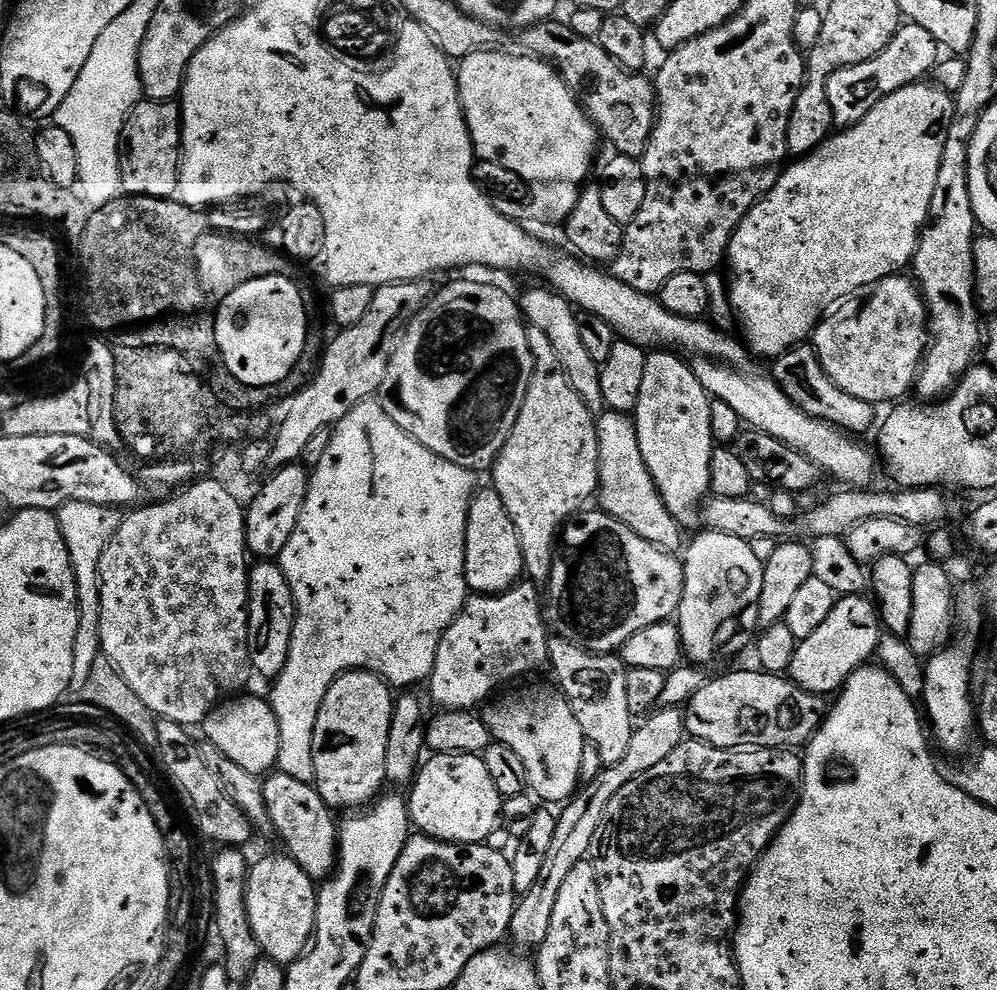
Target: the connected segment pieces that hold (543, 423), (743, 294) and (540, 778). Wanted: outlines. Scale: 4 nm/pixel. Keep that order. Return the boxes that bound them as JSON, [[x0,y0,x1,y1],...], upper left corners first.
[[490,327,600,586],[726,82,953,358],[482,688,586,806]]

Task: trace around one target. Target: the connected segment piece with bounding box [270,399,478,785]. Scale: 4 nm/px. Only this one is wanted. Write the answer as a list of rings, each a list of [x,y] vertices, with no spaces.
[[[375,399],[364,400],[358,406],[354,406],[354,410],[350,410],[350,414],[346,414],[346,418],[342,418],[340,423],[332,428],[332,437],[330,438],[330,447],[326,449],[326,455],[322,457],[322,462],[318,462],[318,466],[311,469],[310,479],[308,481],[308,493],[306,494],[306,502],[302,506],[302,514],[298,518],[298,526],[294,530],[294,534],[290,534],[290,542],[286,542],[286,550],[282,550],[282,554],[278,557],[278,563],[281,570],[286,574],[286,582],[290,582],[290,590],[294,594],[294,602],[296,603],[296,621],[294,622],[294,634],[290,642],[290,654],[286,658],[286,666],[282,670],[282,674],[276,677],[274,683],[271,685],[272,696],[270,695],[270,703],[274,714],[277,716],[278,734],[281,735],[280,753],[277,756],[275,767],[279,771],[290,774],[290,778],[298,778],[298,782],[306,782],[310,785],[315,785],[314,778],[314,762],[312,761],[312,747],[314,746],[314,722],[318,722],[318,710],[322,706],[322,698],[326,698],[326,690],[330,690],[330,686],[334,681],[340,677],[343,672],[354,672],[363,670],[372,672],[375,676],[380,676],[387,680],[389,685],[395,686],[400,690],[411,689],[411,684],[420,684],[429,679],[434,670],[434,658],[438,654],[438,642],[440,636],[447,630],[454,622],[454,618],[464,608],[464,603],[468,601],[470,589],[466,578],[464,577],[464,551],[466,550],[466,518],[470,510],[470,502],[472,497],[478,491],[477,473],[471,472],[468,468],[458,466],[454,462],[446,462],[438,454],[434,454],[430,450],[426,450],[426,446],[422,446],[410,434],[406,434],[406,430],[402,430],[398,426],[398,422],[394,422],[394,418],[390,418],[390,414],[386,414],[386,410]]]

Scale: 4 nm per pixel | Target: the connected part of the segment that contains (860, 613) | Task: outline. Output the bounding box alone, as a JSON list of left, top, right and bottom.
[787,594,881,693]

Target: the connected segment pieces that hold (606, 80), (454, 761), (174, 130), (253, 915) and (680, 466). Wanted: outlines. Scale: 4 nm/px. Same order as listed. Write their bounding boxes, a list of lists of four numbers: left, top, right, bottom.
[[519,19,656,157],[407,752,502,844],[120,99,180,198],[246,856,317,965],[634,352,714,529]]

